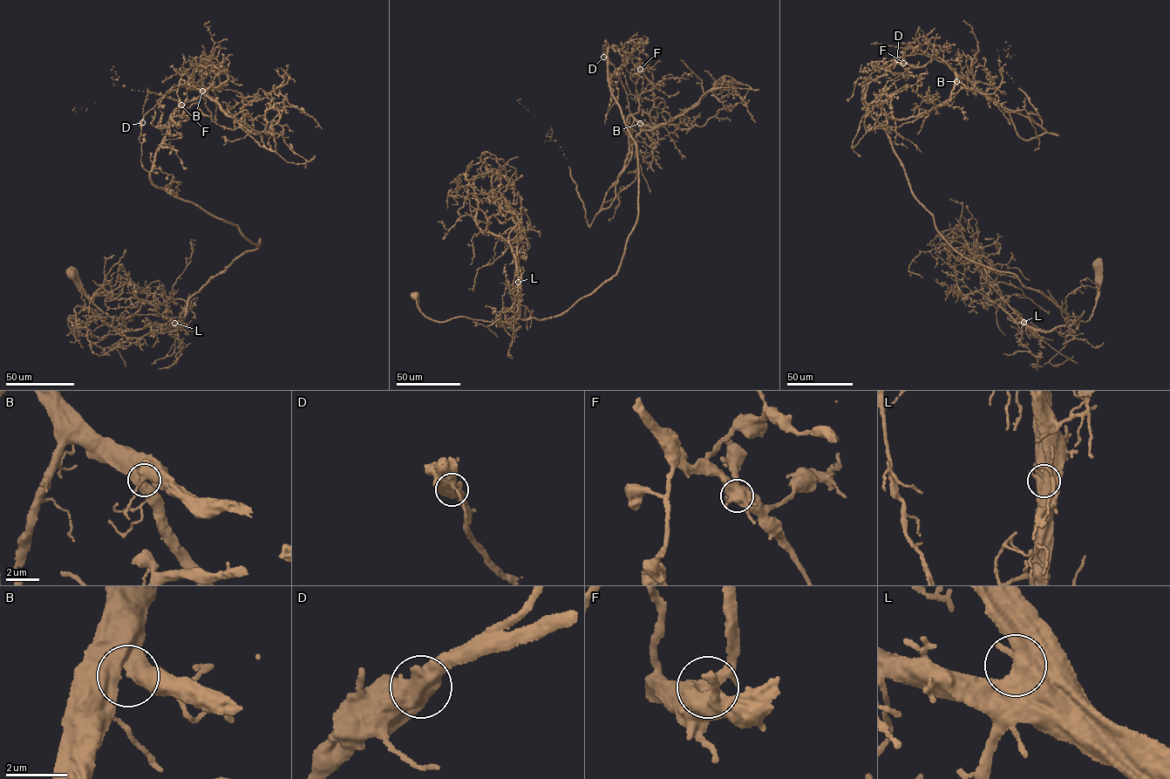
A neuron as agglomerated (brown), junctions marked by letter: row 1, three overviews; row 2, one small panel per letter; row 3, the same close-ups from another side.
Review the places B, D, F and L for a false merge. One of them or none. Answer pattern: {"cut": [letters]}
{"cut": ["D"]}

